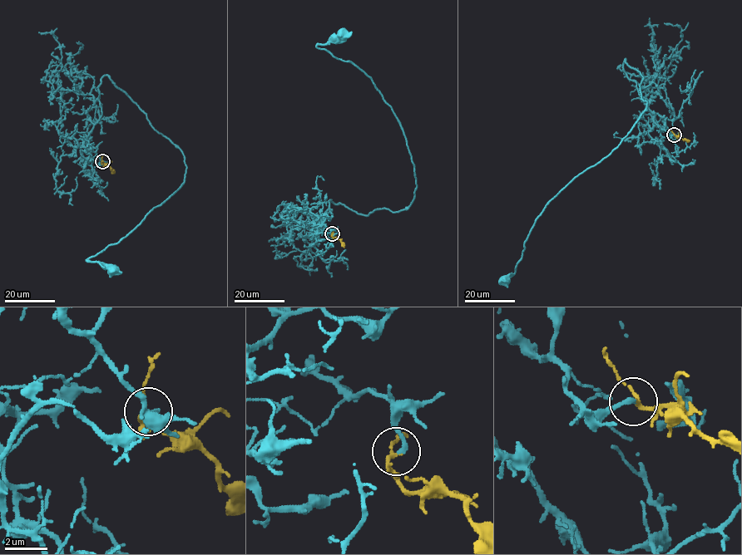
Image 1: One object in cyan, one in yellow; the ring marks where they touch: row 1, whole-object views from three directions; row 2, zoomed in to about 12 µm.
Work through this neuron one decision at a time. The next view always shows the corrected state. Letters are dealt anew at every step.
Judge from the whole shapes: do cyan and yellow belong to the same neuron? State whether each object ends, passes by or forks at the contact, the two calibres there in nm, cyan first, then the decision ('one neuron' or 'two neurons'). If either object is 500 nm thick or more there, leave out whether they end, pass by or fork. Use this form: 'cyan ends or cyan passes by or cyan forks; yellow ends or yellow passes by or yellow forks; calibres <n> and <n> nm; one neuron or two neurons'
cyan ends; yellow passes by; calibres 200 and 150 nm; one neuron

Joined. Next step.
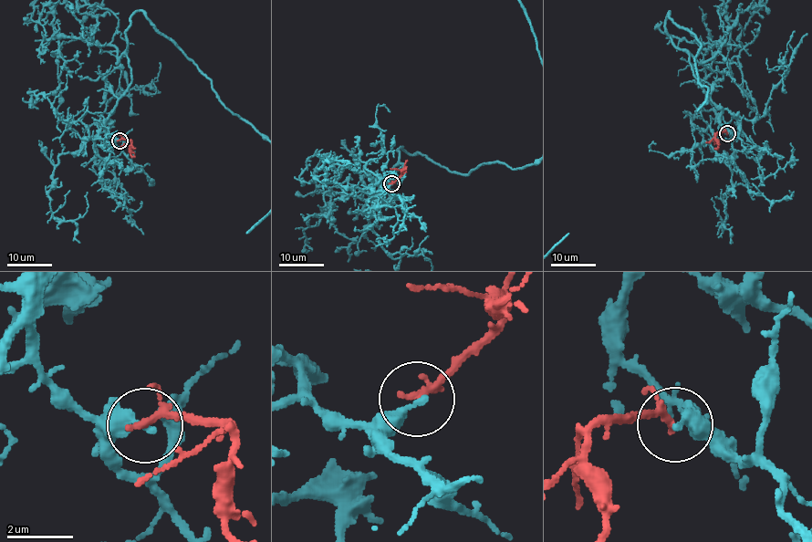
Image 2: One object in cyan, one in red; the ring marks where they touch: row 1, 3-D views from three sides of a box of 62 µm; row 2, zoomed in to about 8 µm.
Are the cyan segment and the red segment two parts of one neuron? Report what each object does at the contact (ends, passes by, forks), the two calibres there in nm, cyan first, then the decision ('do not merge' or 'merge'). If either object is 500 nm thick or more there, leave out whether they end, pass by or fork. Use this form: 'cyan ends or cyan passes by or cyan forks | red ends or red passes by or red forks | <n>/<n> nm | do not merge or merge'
cyan ends | red passes by | 320/170 nm | do not merge

